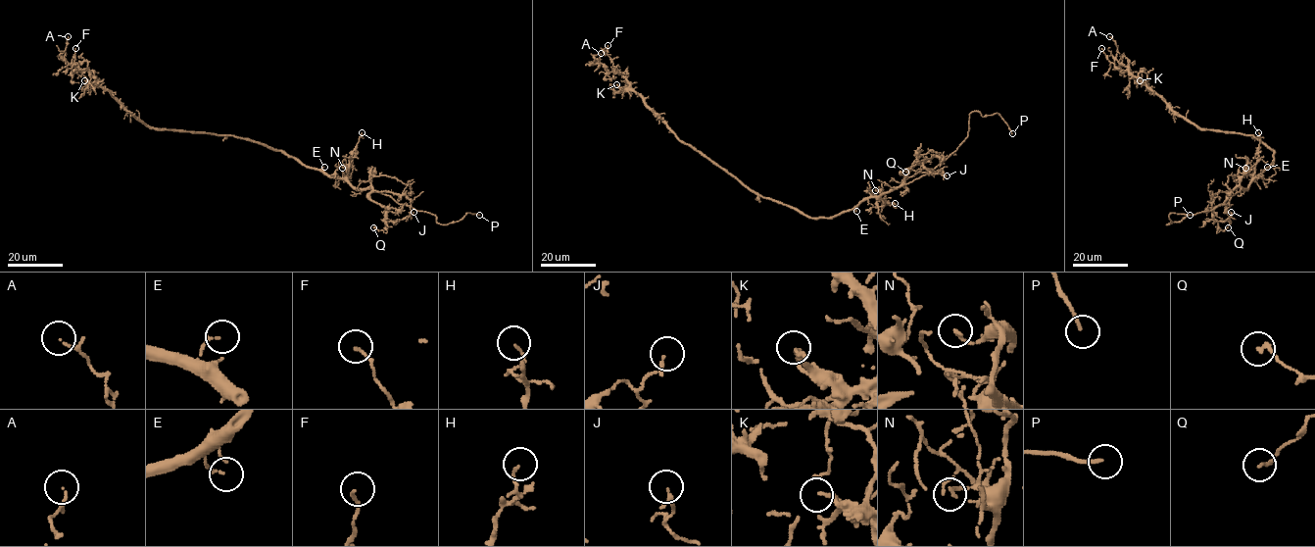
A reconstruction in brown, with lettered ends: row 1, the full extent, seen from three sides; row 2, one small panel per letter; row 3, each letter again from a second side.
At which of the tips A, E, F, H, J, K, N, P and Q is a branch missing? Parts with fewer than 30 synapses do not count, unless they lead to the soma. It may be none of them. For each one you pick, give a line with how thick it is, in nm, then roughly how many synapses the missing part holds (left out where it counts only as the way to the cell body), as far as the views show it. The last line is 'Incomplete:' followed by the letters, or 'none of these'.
P: Thickness 140 nm
Incomplete: P

